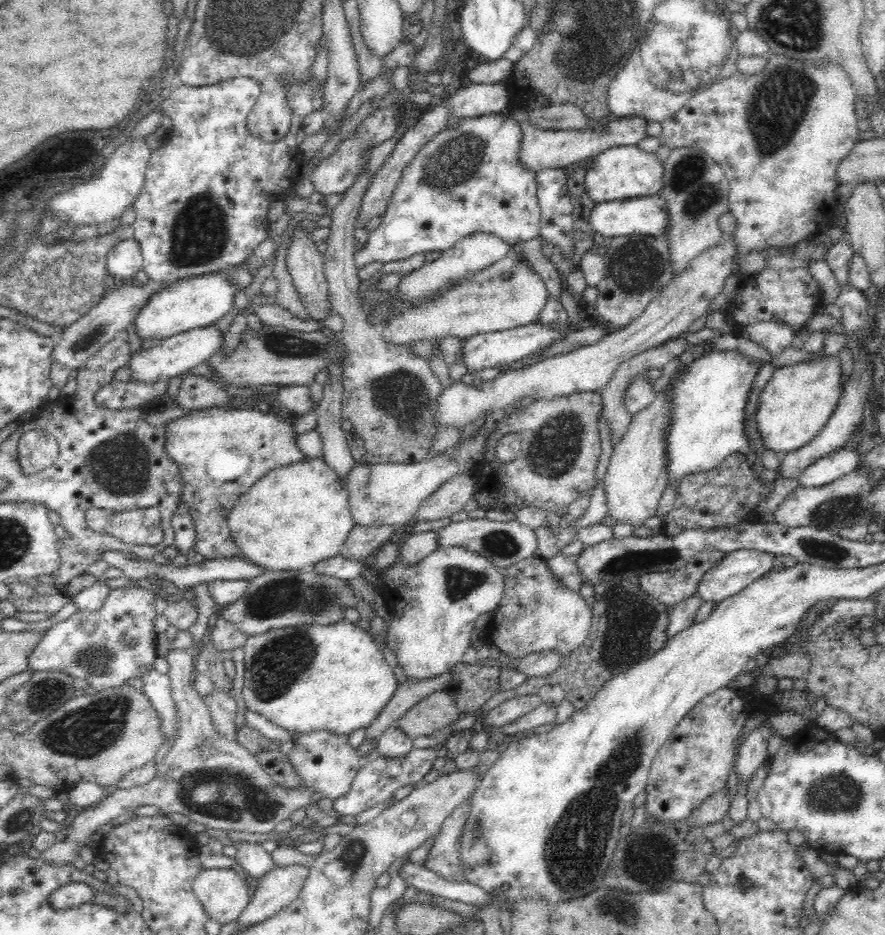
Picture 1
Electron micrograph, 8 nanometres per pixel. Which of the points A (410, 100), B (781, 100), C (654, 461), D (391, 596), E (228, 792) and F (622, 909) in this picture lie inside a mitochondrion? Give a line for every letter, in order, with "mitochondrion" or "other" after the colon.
A: other
B: mitochondrion
C: other
D: other
E: mitochondrion
F: mitochondrion

